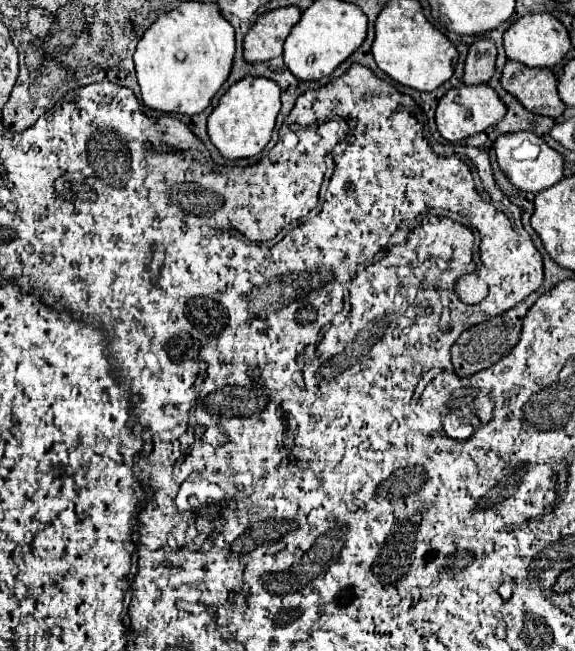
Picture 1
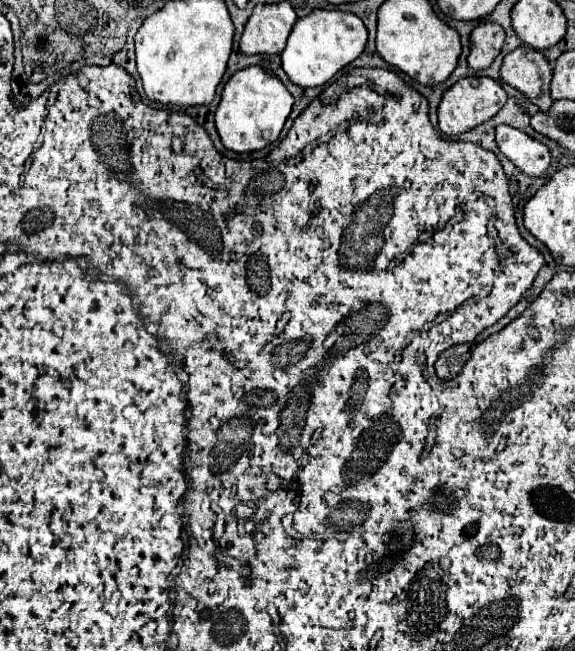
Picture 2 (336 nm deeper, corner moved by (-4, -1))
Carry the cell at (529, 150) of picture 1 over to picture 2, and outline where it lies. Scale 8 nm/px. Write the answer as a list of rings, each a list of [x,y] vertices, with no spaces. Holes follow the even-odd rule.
[[[499,125],[495,129],[495,141],[501,153],[523,173],[531,177],[541,177],[547,173],[551,163],[549,149],[543,143],[531,139],[527,133],[509,125]]]

